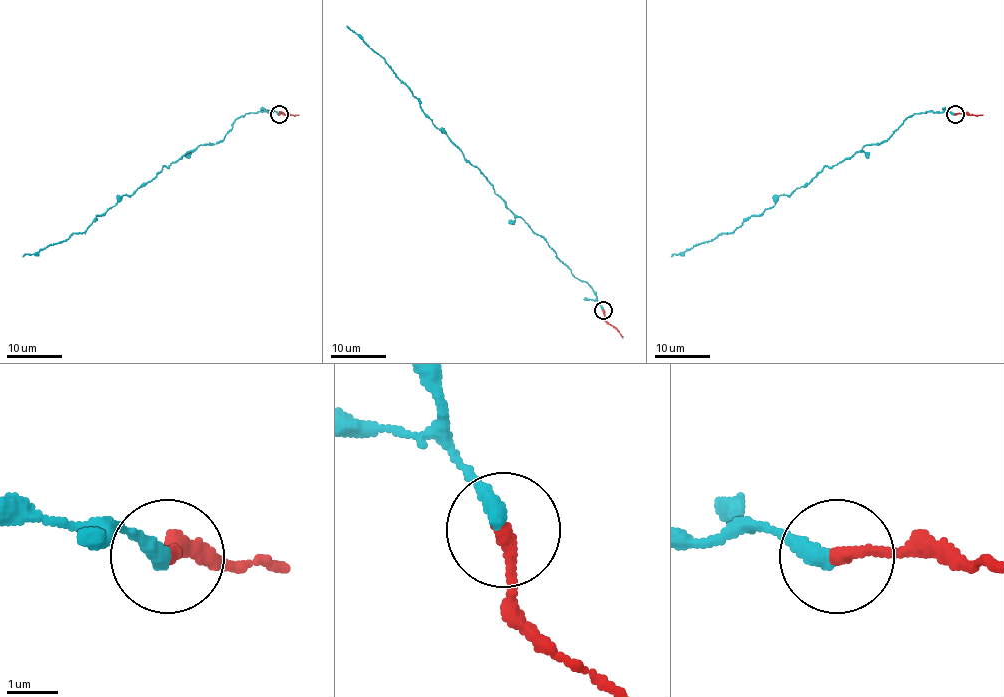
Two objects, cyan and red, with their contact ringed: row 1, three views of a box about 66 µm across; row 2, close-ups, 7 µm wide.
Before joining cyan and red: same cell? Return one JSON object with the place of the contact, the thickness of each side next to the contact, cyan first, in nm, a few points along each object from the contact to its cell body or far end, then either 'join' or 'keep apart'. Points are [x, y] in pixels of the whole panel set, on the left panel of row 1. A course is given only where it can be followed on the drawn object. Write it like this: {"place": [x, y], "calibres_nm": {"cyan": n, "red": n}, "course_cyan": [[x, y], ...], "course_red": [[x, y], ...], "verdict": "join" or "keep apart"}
{"place": [279, 114], "calibres_nm": {"cyan": 320, "red": 280}, "course_cyan": [[279, 113], [239, 116], [222, 140], [200, 144], [164, 166], [83, 232], [22, 257]], "course_red": [[279, 113], [299, 115]], "verdict": "keep apart"}

